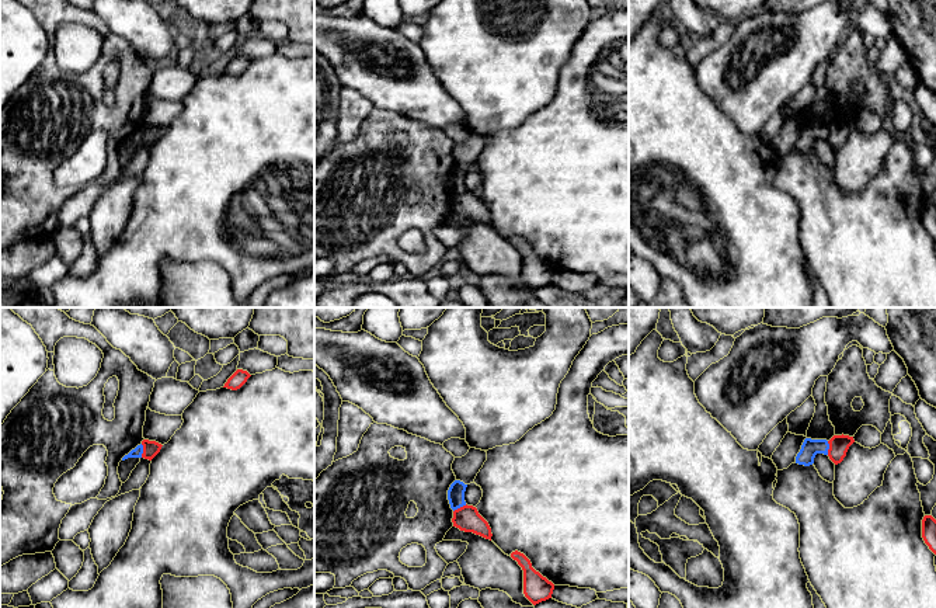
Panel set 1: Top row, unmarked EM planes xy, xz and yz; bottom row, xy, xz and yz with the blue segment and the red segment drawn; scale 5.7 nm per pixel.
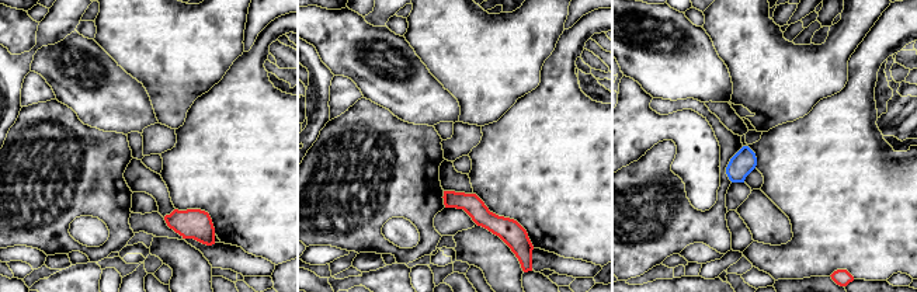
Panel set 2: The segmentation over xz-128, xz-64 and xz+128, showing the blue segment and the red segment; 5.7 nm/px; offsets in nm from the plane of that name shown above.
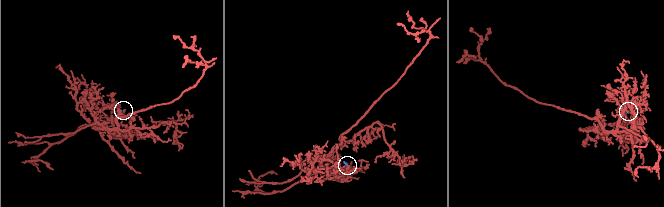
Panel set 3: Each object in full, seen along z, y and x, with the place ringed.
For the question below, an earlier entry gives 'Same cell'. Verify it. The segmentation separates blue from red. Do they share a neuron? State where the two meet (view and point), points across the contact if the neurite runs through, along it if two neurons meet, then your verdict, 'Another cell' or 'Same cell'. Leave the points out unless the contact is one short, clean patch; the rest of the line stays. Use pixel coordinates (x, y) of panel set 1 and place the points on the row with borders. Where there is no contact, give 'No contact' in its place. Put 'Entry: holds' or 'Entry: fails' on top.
Entry: fails
Touches blue at xy (142, 451). Boundary: xy (141, 444), (142, 457). Another cell

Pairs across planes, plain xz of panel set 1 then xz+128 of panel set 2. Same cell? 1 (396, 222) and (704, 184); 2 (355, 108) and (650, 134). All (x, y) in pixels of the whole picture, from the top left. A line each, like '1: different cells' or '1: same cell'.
1: different cells
2: same cell

